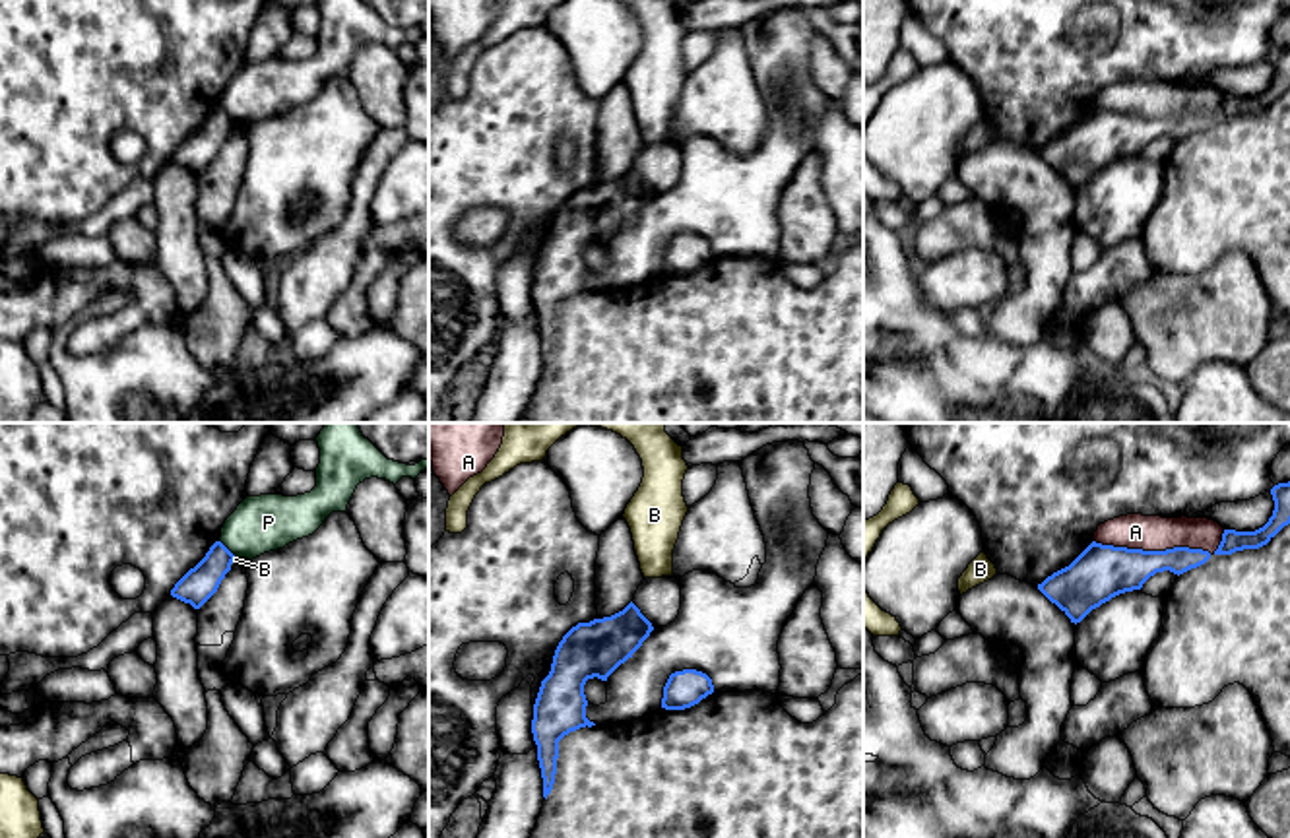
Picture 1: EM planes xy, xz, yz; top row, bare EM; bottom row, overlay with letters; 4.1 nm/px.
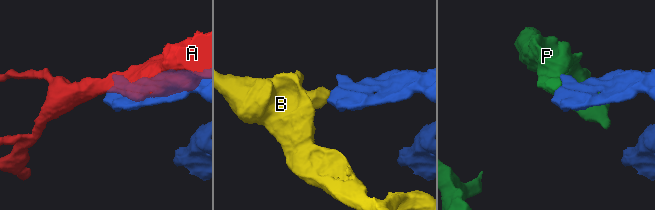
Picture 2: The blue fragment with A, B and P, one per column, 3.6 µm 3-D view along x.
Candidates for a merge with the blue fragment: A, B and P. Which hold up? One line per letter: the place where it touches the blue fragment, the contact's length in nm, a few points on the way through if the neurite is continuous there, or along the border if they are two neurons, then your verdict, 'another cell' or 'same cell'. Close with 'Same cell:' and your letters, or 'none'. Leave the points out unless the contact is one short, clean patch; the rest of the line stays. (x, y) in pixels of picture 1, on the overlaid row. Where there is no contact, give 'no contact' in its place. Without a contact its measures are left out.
A: meets blue in yz at (1166, 549); contact 550 nm long; another cell
B: meets blue in xy at (231, 563); contact 50 nm long; border along xy (235, 559), (229, 567); another cell
P: meets blue in xy at (227, 549); contact 100 nm long; another cell
Same cell: none

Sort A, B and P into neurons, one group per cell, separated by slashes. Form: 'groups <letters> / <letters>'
groups A / B / P

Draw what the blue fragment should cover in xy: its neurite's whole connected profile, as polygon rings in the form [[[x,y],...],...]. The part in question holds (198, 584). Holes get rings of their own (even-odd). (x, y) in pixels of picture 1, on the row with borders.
[[[215,541],[206,557],[175,584],[171,596],[200,609],[217,592],[233,561],[235,555]]]

